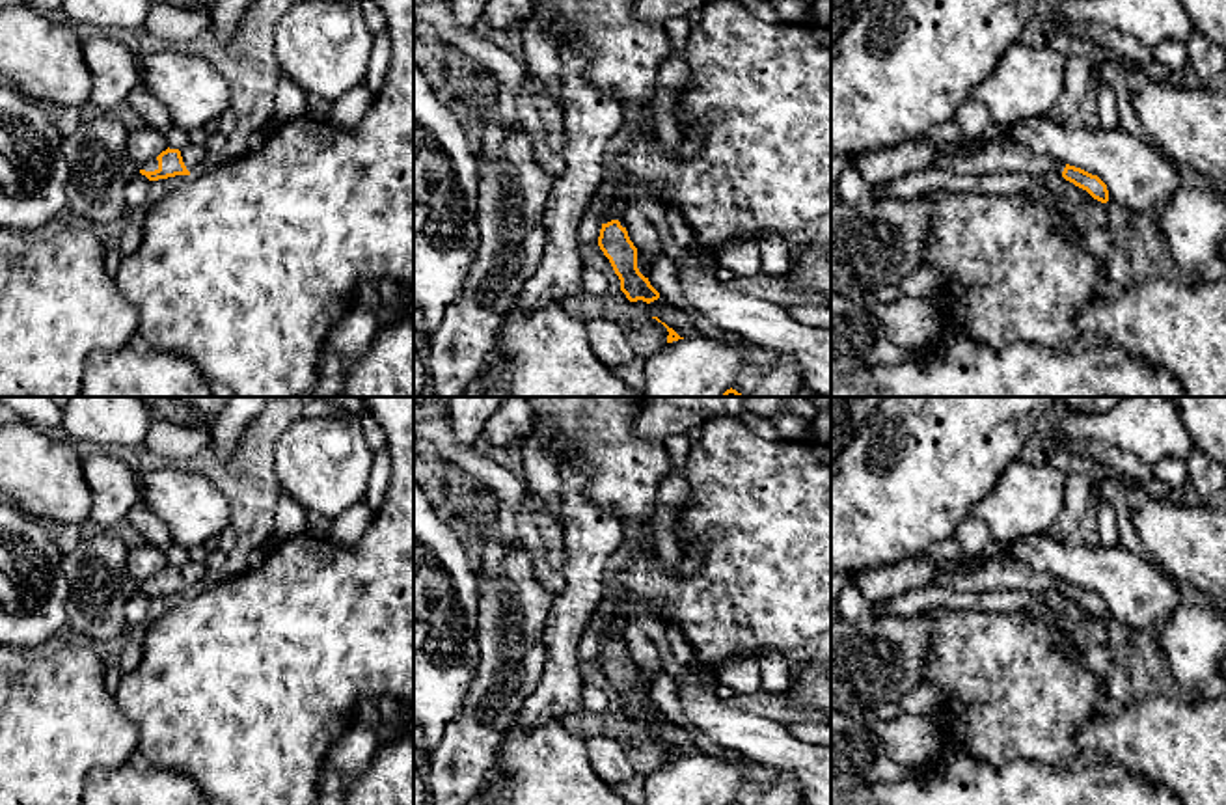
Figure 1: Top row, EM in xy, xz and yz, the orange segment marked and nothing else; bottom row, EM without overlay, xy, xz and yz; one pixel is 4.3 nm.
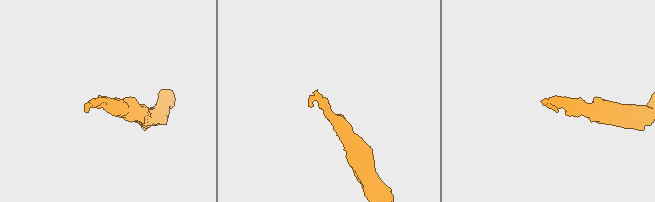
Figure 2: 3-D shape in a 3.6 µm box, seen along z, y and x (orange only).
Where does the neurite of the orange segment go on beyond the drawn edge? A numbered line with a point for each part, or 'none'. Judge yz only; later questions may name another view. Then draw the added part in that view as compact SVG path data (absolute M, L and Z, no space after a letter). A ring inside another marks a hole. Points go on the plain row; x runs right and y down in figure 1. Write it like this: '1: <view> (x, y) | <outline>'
1: yz (990, 576) | M989 559L969 568L954 568L933 585L961 593L1062 593L1066 580L1034 572L1017 559Z

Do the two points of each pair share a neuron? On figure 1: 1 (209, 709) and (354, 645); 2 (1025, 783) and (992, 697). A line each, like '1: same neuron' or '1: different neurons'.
1: same neuron
2: different neurons

